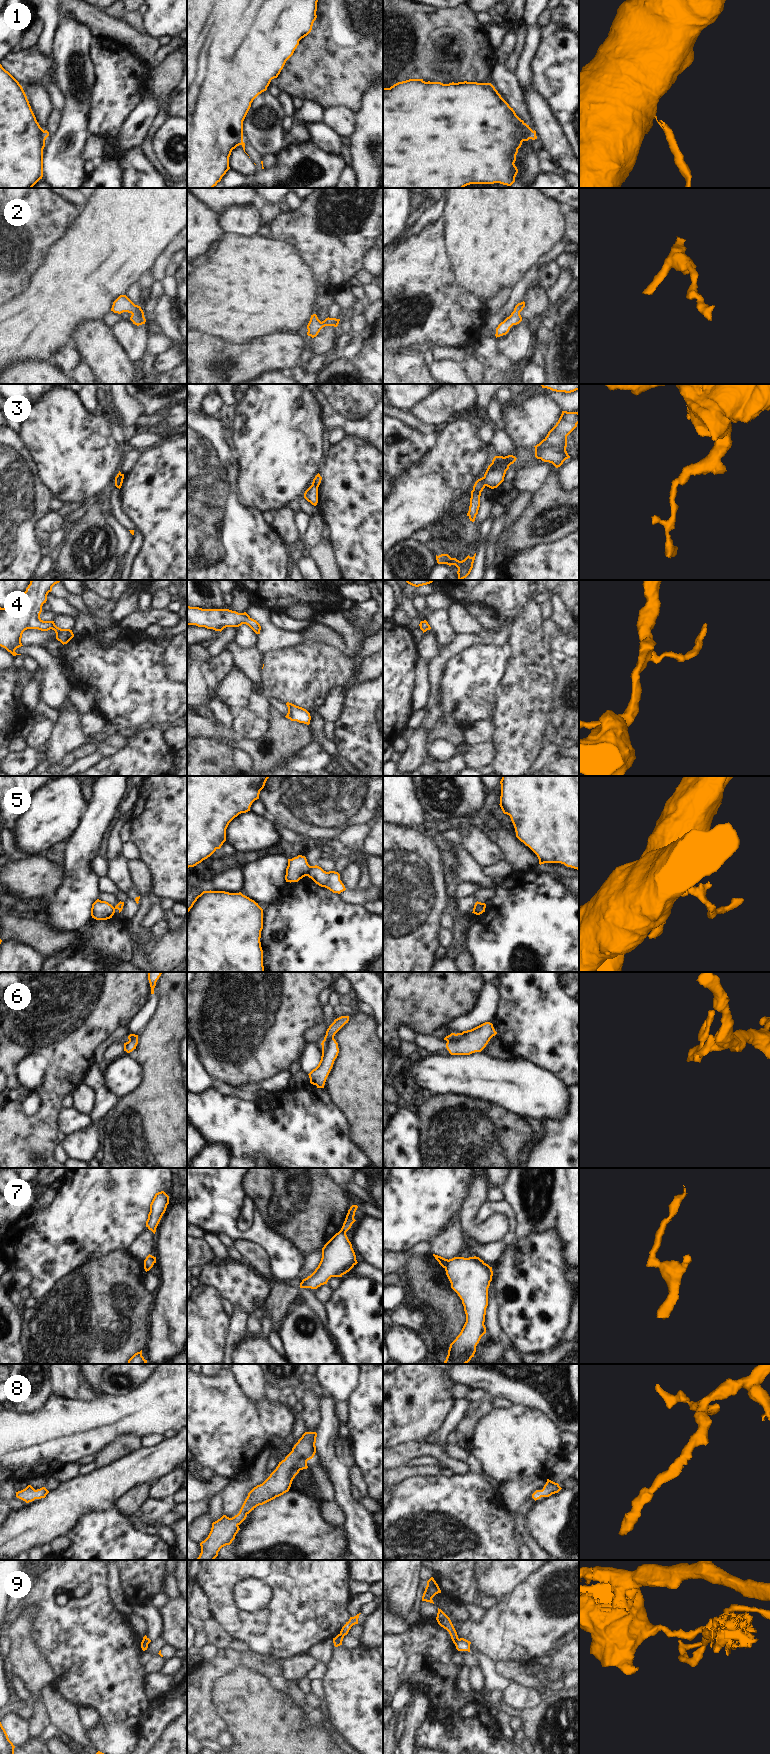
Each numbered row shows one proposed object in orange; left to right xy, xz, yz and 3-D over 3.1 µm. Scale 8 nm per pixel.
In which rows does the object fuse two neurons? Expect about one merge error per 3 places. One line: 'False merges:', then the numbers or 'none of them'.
False merges: 1, 3, 5, 6, 7, 9

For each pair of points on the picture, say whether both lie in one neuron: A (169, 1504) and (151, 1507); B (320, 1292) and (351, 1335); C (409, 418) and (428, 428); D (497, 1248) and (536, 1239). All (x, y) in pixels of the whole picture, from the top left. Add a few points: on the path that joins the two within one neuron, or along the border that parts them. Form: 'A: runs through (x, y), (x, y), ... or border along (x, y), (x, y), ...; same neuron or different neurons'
A: runs through (165, 1505), (155, 1507); same neuron
B: border along (332, 1291), (329, 1298), (323, 1304); different neurons
C: runs through (414, 421), (423, 426); same neuron
D: border along (518, 1238), (505, 1248), (498, 1259); different neurons

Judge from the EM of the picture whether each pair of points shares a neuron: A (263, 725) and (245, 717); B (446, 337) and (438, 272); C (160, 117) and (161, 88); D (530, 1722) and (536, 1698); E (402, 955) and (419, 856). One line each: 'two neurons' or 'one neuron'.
A: one neuron
B: one neuron
C: one neuron
D: two neurons
E: one neuron

